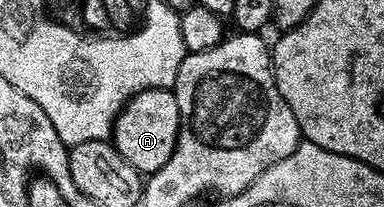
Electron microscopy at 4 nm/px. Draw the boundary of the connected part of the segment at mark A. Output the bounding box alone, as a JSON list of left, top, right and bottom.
[111,89,178,175]

